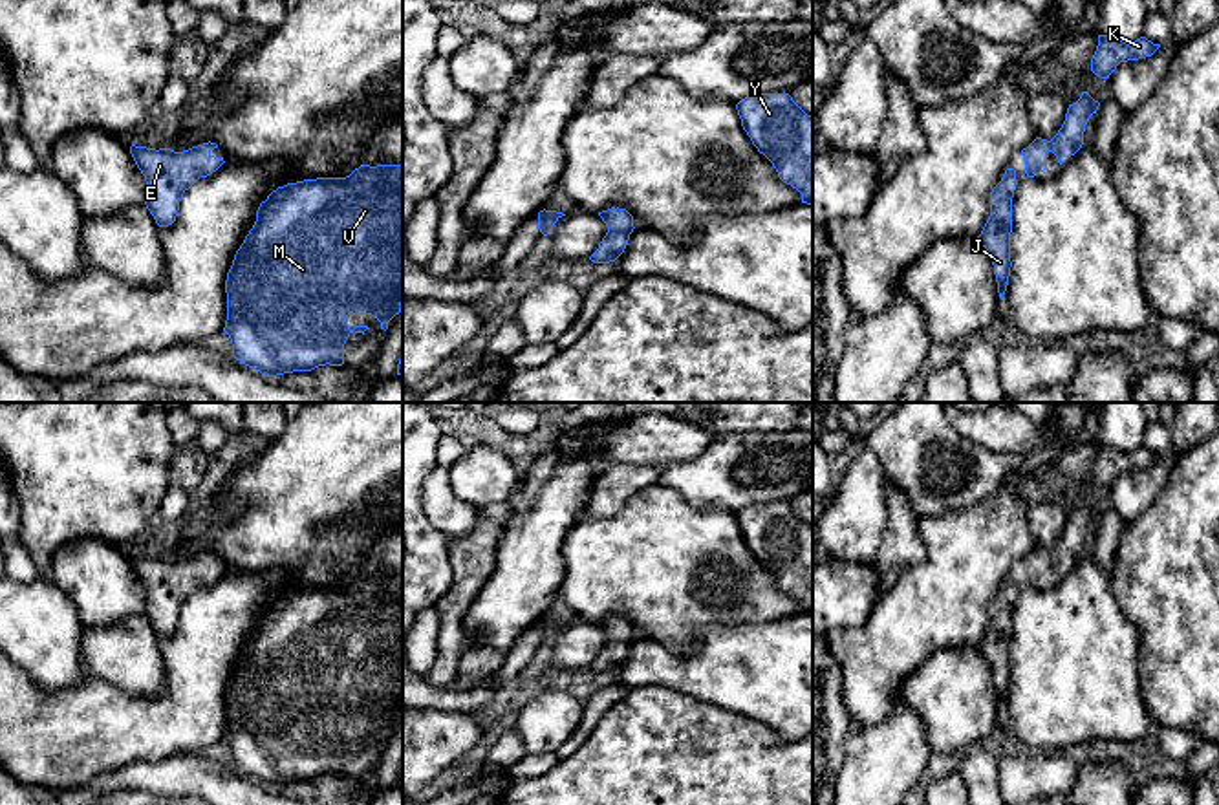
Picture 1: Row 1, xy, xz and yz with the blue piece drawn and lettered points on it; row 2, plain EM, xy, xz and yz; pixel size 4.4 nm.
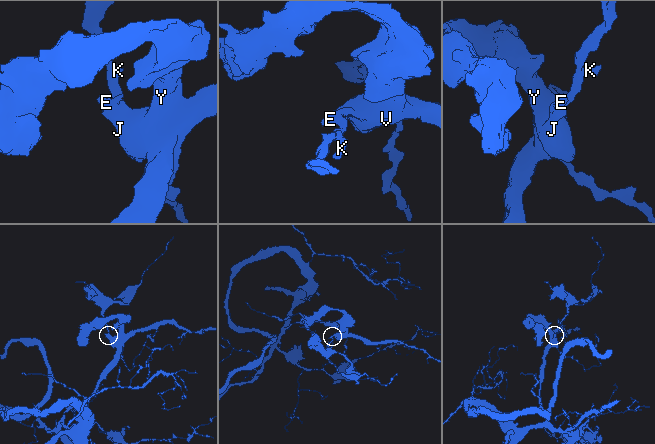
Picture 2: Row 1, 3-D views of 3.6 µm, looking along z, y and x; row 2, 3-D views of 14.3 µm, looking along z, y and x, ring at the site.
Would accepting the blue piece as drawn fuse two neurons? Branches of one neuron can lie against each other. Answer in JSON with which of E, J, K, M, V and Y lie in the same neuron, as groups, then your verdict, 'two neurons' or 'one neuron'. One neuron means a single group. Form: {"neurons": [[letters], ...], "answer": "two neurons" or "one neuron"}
{"neurons": [["E", "J", "K", "M", "V", "Y"]], "answer": "one neuron"}

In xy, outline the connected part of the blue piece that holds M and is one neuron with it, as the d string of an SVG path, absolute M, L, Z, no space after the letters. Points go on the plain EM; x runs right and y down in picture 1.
M361 574L346 587L317 587L287 593L273 600L256 620L256 631L243 653L234 664L232 675L225 690L227 730L223 741L232 754L232 767L242 774L260 781L265 787L276 787L293 781L311 781L318 776L342 776L344 754L353 743L370 739L368 735L348 735L348 724L372 724L381 732L381 739L388 739L388 732L401 723L403 714L403 574Z

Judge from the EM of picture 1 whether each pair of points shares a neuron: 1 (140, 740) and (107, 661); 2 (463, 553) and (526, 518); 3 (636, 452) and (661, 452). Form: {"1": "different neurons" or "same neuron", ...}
{"1": "different neurons", "2": "different neurons", "3": "same neuron"}

